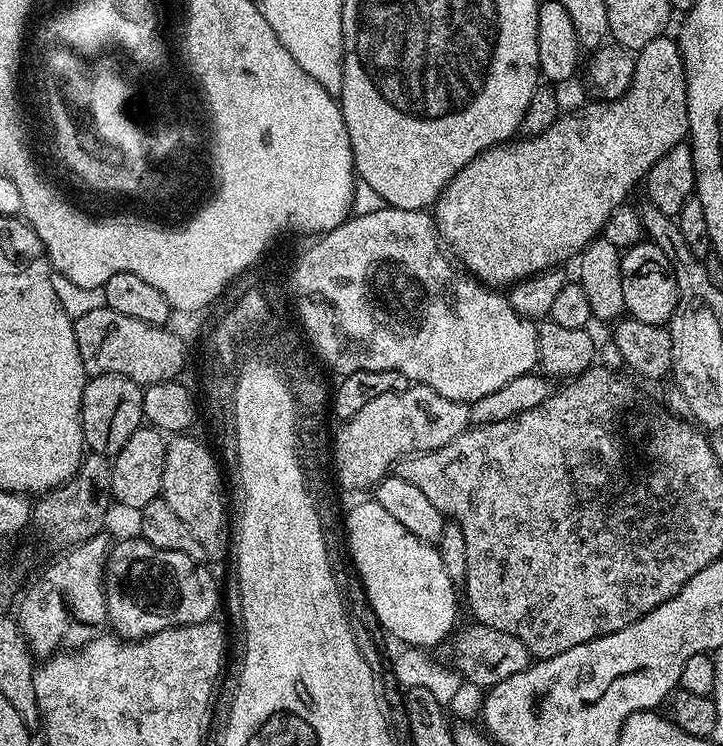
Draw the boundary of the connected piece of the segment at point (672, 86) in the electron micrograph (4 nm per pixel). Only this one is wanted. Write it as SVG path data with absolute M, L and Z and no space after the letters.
M665 34L654 38L644 48L635 53L636 65L634 78L630 82L630 90L622 94L622 98L607 102L592 102L585 108L576 108L573 112L565 111L554 121L548 129L537 136L524 136L513 139L511 142L495 144L494 147L479 152L469 164L454 179L444 187L436 198L434 205L434 219L437 233L445 245L450 249L451 255L462 265L463 271L471 274L479 283L488 285L493 290L504 290L509 286L526 280L529 276L537 276L540 272L559 269L568 259L579 257L580 253L603 233L607 219L614 213L616 207L625 203L636 183L643 181L648 172L674 146L685 143L688 136L688 107L686 106L686 74L684 73L684 59L680 53L679 43L671 40L671 35Z

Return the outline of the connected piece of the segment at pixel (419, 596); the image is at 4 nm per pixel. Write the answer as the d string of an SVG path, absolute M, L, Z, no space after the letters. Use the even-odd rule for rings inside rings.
M368 498L365 504L356 504L348 512L348 521L343 521L343 531L346 533L347 553L351 556L351 561L356 569L357 576L360 577L361 583L364 585L365 594L368 596L369 606L372 607L373 614L377 618L379 627L389 632L396 640L401 640L401 645L411 646L421 650L429 650L435 644L440 644L452 632L452 627L456 624L456 592L458 596L457 585L452 583L450 574L446 574L446 566L442 566L442 558L439 551L429 541L420 540L414 534L410 534L410 530L406 530L406 526L402 526L402 522L390 518L390 514L386 510L382 510L382 506L377 504L375 499Z

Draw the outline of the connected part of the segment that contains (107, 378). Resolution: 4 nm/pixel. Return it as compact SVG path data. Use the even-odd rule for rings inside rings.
M102 374L85 383L80 403L82 434L89 453L114 458L144 423L144 388L122 374Z

